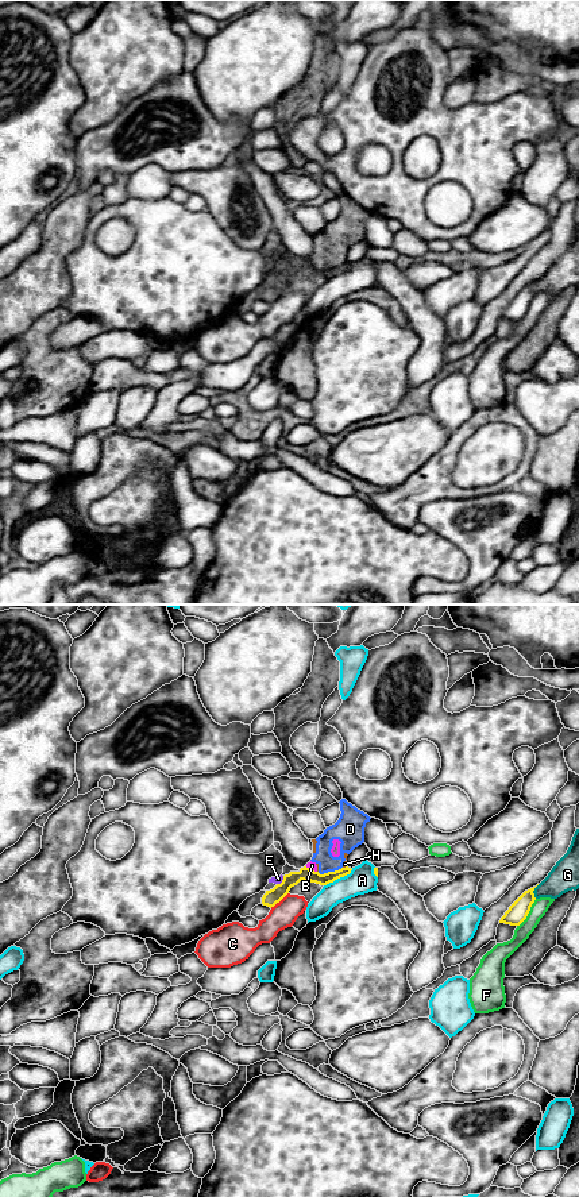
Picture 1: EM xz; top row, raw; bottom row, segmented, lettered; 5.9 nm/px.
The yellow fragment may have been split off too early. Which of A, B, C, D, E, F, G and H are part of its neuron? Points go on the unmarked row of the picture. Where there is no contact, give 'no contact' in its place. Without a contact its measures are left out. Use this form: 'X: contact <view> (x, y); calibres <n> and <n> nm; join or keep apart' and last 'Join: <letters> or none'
A: contact xz (338, 273); calibres 80 and 160 nm; keep apart
B: contact xz (311, 265); calibres 90 and 50 nm; keep apart
C: contact xz (278, 297); calibres 90 and 160 nm; keep apart
D: contact xz (329, 267); calibres 80 and 140 nm; keep apart
E: contact xz (282, 277); calibres 90 and 50 nm; keep apart
F: contact xz (528, 308); calibres 120 and 90 nm; keep apart
G: contact xz (533, 285); calibres 120 and 180 nm; keep apart
H: contact xz (346, 262); calibres 80 and 20 nm; keep apart
Join: none

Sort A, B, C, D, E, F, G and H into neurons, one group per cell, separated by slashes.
A / B D E H / C / F / G

